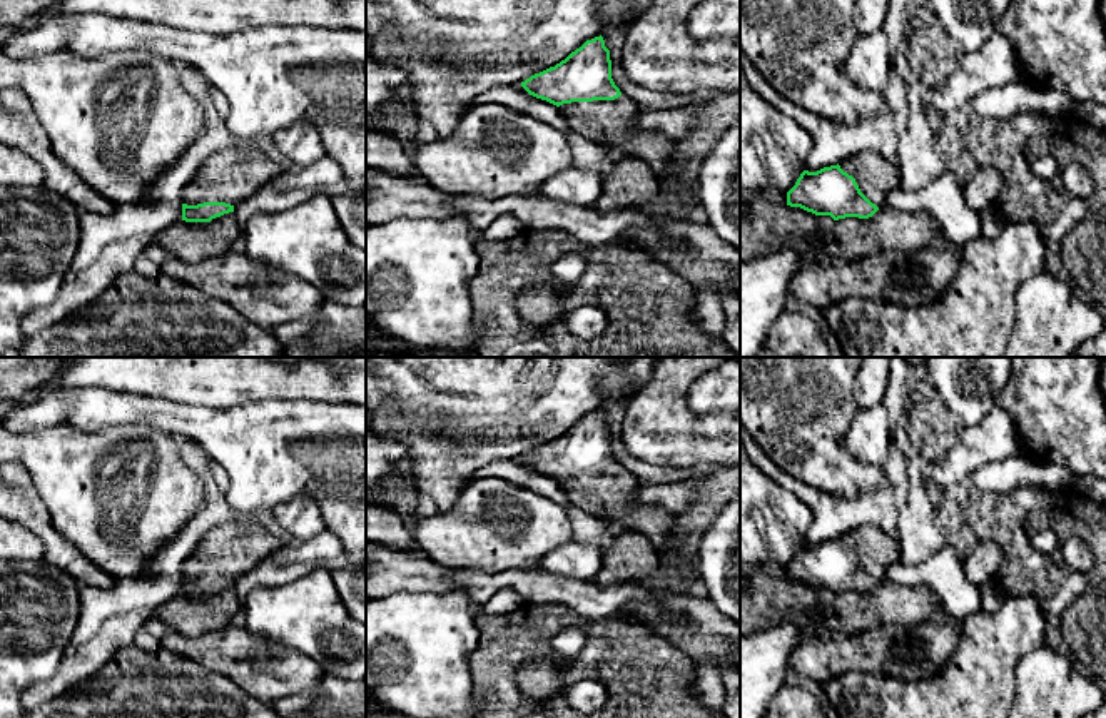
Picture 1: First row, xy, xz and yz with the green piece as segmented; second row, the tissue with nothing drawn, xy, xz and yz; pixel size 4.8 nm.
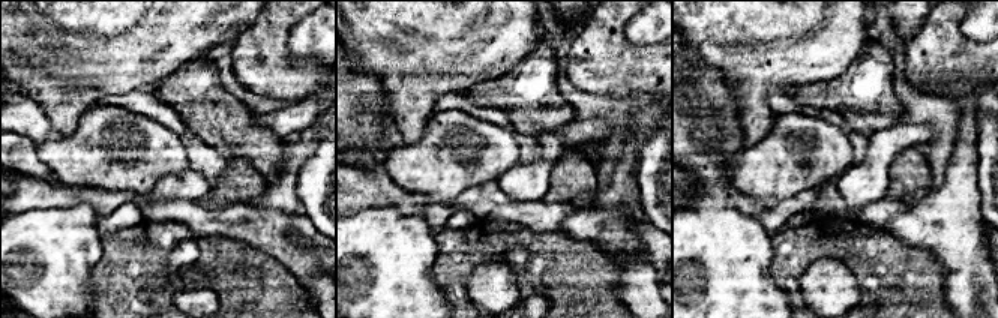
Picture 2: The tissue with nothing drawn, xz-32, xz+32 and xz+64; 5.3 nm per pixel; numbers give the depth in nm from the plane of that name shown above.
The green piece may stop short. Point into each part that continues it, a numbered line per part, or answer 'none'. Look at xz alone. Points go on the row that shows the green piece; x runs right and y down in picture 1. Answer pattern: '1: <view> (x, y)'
1: xz (615, 122)

